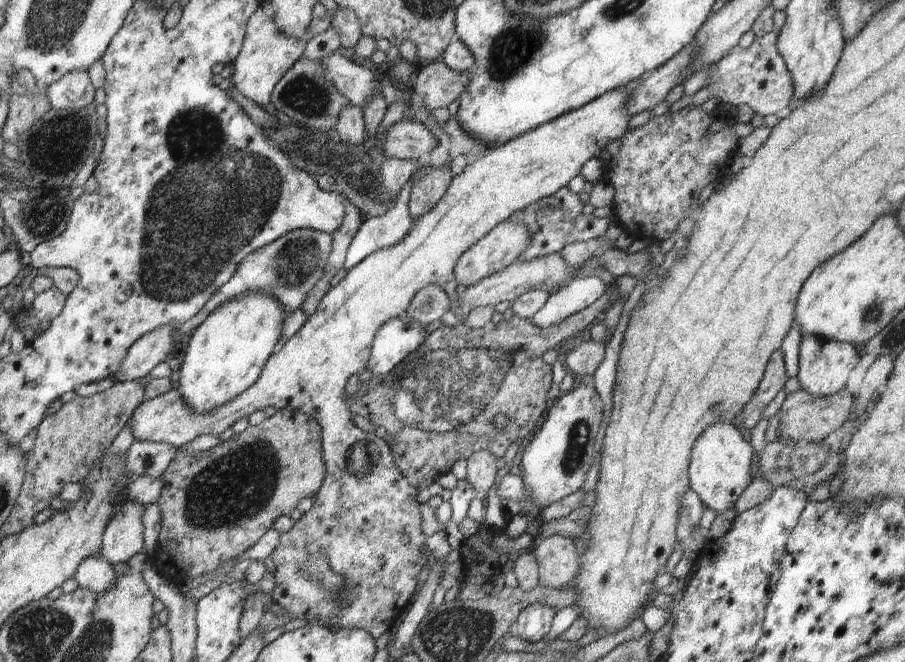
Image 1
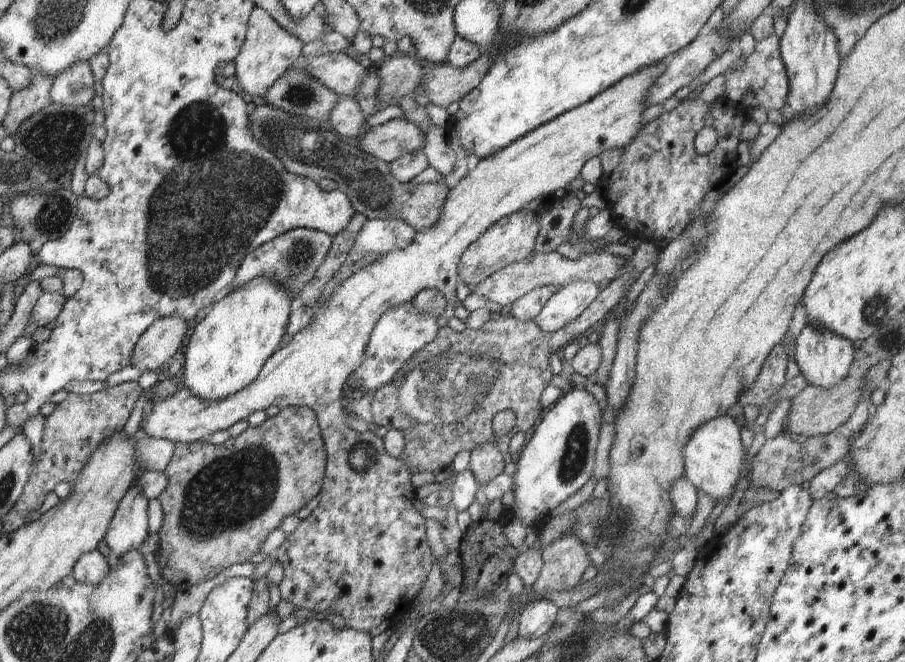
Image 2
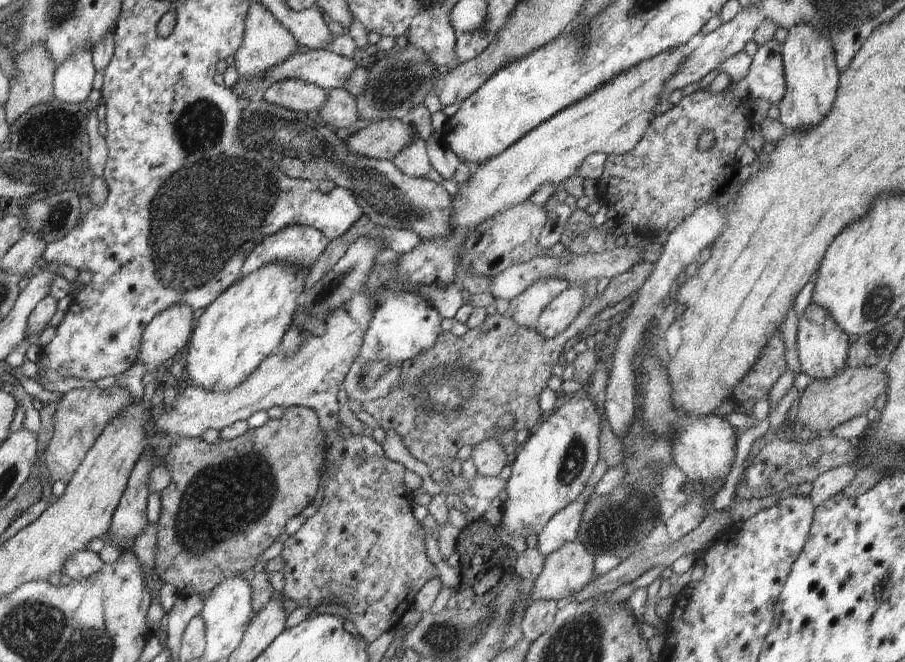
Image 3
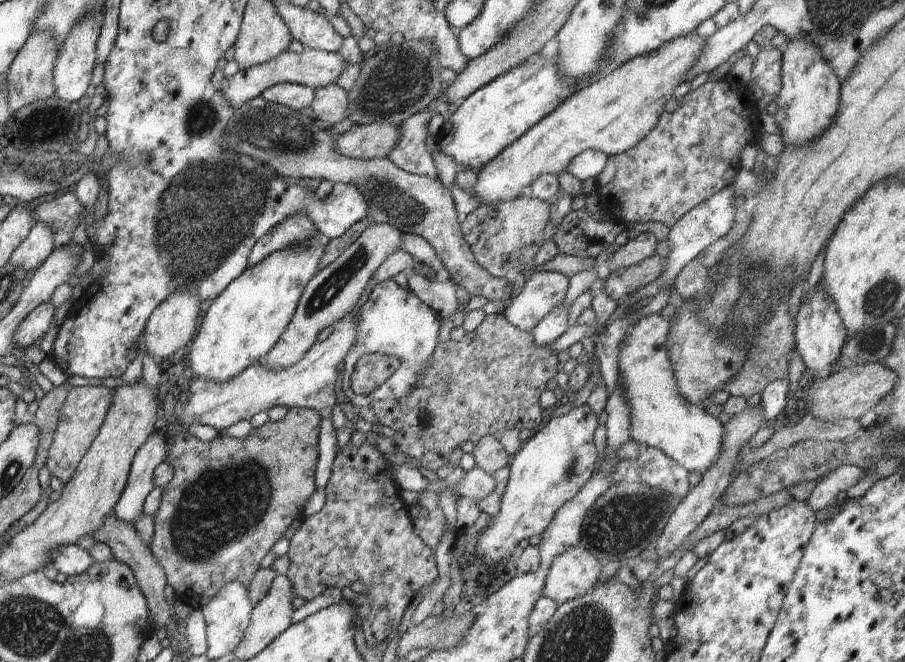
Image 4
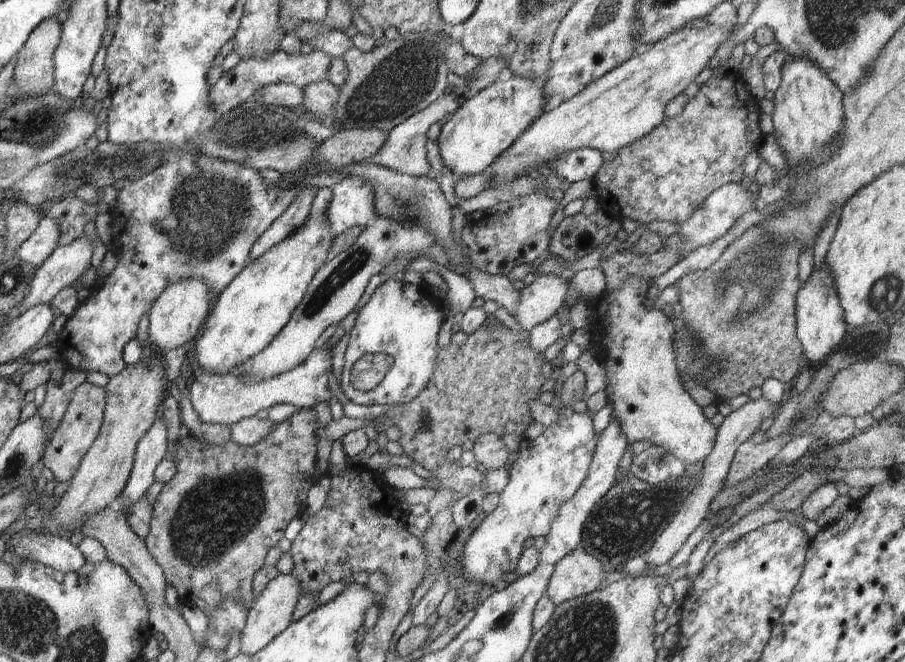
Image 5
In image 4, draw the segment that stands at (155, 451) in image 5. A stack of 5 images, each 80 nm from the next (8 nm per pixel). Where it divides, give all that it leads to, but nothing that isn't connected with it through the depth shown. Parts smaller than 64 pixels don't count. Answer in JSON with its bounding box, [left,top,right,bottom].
[114,430,169,525]

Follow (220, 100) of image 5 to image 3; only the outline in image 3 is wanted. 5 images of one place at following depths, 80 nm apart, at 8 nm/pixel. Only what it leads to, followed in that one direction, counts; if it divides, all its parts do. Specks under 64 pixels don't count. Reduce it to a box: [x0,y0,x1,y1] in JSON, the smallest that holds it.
[231,49,358,100]

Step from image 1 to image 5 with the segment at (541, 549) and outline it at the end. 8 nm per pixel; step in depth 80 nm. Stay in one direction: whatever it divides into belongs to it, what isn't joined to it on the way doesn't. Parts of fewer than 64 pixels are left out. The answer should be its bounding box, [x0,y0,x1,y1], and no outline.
[545,547,605,606]

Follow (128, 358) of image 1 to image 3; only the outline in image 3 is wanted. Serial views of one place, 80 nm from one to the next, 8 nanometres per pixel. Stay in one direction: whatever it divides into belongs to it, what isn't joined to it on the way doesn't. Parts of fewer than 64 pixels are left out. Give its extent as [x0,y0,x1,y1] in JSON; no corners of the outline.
[138,304,196,371]

